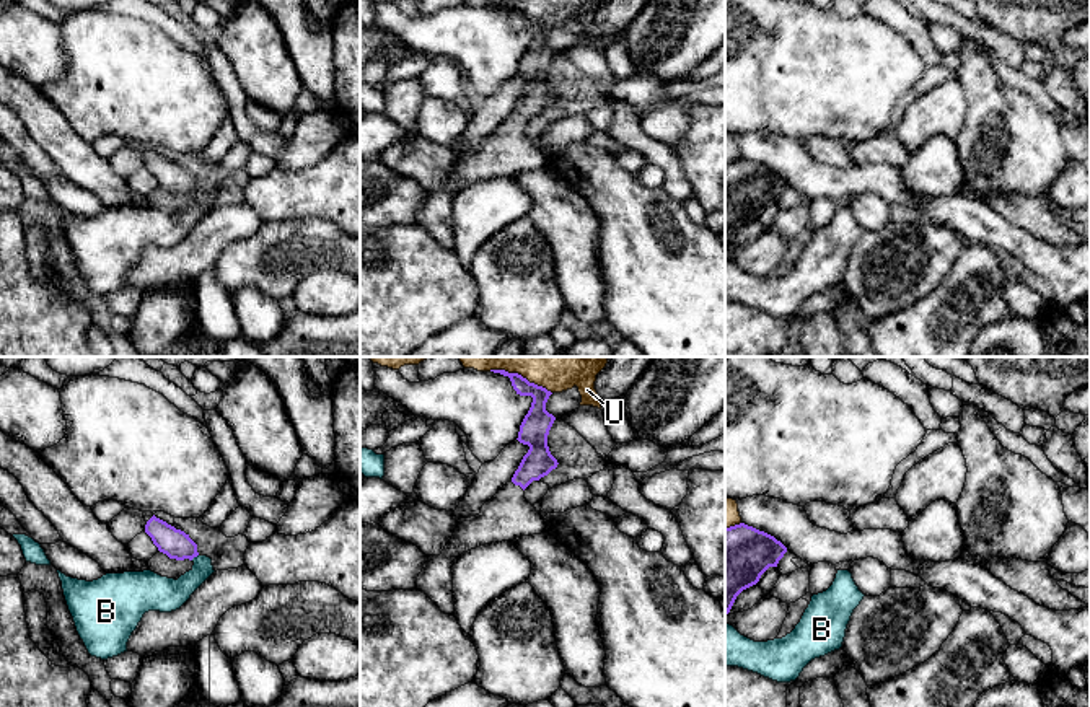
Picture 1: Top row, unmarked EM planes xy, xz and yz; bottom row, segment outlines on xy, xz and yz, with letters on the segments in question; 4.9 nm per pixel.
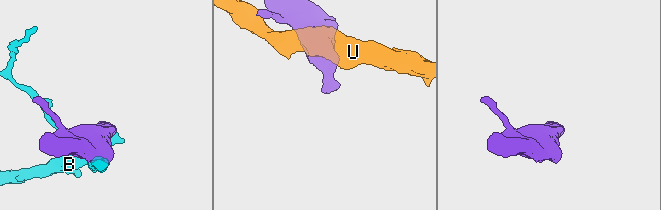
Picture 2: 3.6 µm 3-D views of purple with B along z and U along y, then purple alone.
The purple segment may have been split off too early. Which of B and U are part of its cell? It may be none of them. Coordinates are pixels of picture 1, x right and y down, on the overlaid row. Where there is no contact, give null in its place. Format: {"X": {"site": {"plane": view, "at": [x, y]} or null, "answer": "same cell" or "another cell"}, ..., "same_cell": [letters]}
{"B": {"site": {"plane": "xy", "at": [194, 556]}, "answer": "another cell"}, "U": {"site": {"plane": "xz", "at": [520, 375]}, "answer": "another cell"}, "same_cell": []}

